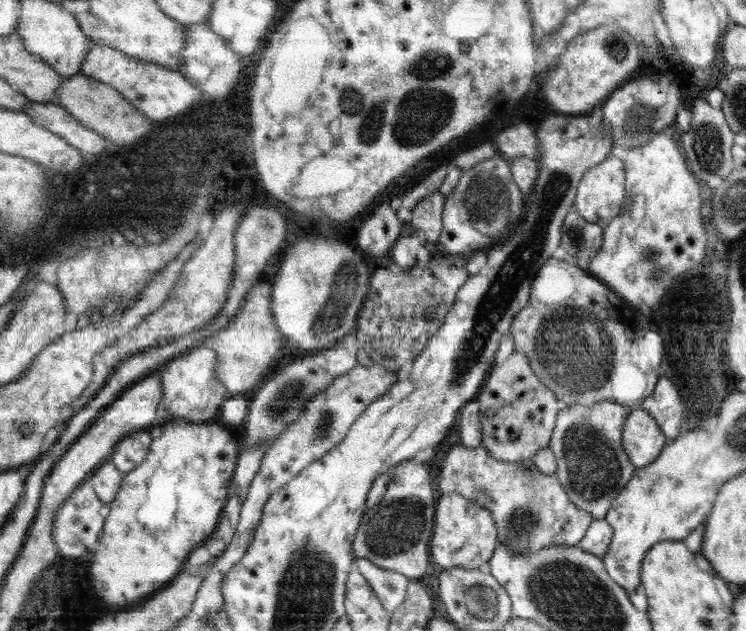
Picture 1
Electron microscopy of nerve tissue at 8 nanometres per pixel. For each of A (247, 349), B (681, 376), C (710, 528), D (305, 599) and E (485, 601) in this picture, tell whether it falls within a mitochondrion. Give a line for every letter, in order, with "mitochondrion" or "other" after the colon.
A: other
B: other
C: other
D: mitochondrion
E: mitochondrion

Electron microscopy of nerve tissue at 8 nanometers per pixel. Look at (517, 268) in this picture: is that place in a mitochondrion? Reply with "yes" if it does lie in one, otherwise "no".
yes

